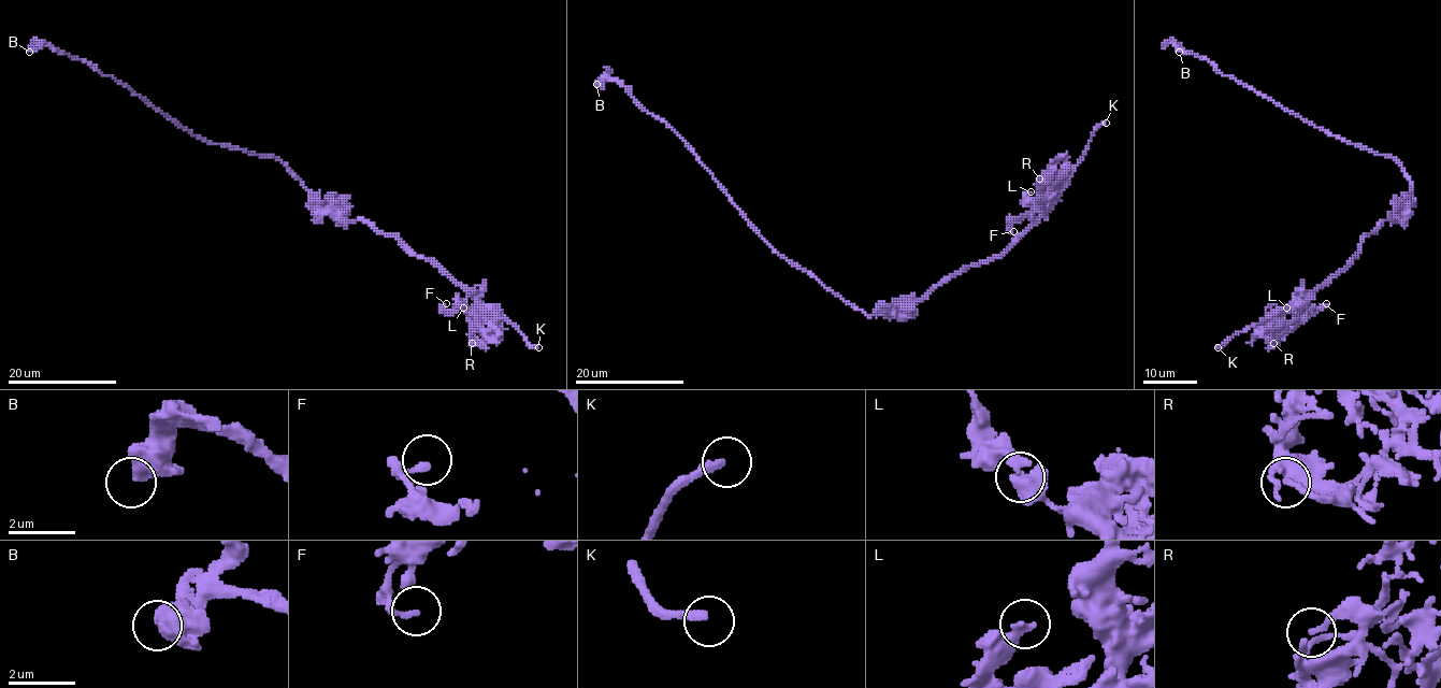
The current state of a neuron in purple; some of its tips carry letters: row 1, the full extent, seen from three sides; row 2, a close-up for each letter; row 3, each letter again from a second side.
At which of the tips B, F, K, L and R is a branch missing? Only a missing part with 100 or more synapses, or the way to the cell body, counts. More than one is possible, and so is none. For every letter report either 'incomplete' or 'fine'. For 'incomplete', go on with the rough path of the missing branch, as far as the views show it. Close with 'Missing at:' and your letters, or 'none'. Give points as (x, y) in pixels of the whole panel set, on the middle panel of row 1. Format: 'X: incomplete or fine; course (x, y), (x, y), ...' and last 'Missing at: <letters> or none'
B: fine
F: fine
K: incomplete
L: fine
R: fine
Missing at: K

